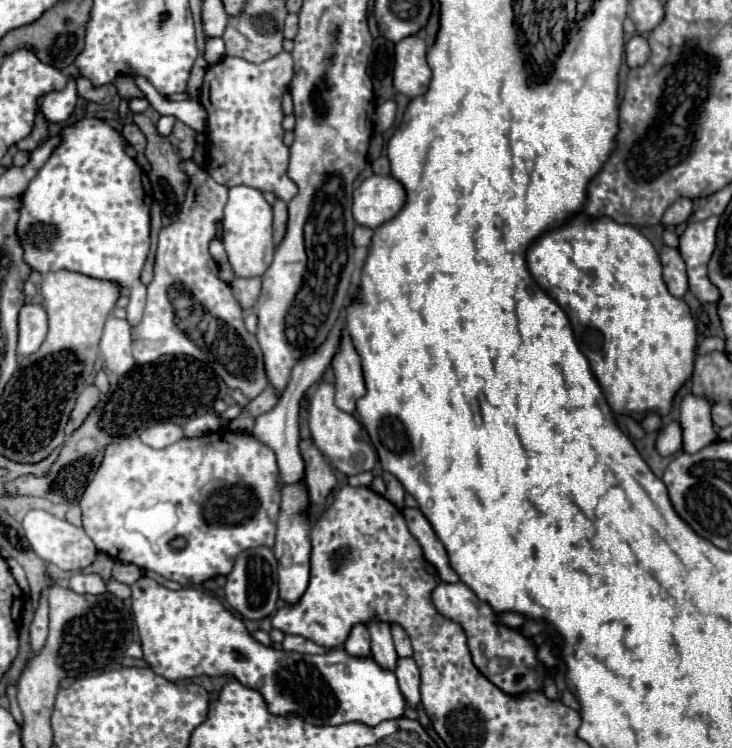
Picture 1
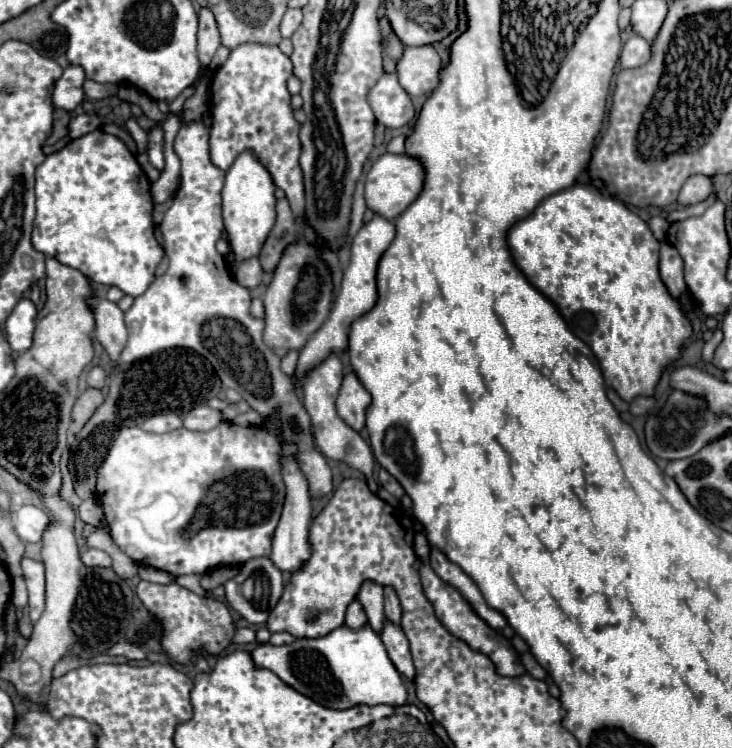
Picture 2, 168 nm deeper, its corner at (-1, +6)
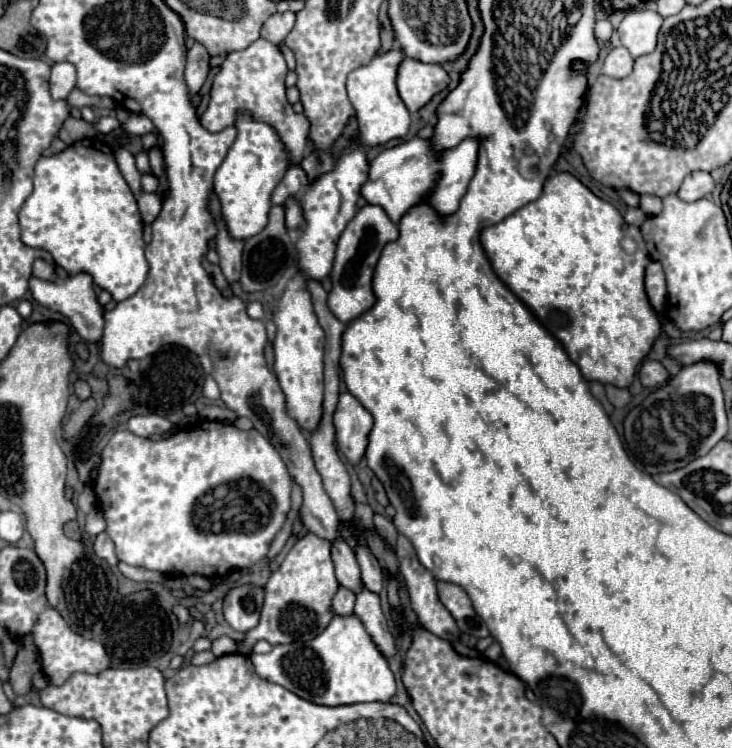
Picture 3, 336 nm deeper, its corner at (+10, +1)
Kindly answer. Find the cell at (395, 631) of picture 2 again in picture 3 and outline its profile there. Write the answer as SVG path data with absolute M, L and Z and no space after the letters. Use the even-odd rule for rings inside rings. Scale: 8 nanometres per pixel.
M363 590L361 594L357 594L357 602L355 602L355 616L363 622L365 630L369 632L369 636L373 638L373 642L377 644L379 652L385 656L385 658L391 658L397 654L397 648L395 648L395 638L393 634L389 632L389 626L387 626L387 618L381 610L381 604L379 604L379 596L369 592L369 590Z

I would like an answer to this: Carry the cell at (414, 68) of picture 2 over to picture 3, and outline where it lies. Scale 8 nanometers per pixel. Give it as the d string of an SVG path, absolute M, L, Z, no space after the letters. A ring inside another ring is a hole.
M403 58L397 70L397 90L409 112L425 106L437 92L449 84L447 72L439 64L423 64L413 58Z

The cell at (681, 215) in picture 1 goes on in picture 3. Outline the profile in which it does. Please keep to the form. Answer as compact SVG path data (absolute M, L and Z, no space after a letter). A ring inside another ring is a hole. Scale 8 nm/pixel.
M693 172L683 180L677 196L685 202L697 202L701 198L707 198L711 194L713 186L715 184L713 184L713 178L709 172Z

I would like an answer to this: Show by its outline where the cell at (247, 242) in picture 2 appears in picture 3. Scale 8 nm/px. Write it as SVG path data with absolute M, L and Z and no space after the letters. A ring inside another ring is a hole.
M239 114L235 126L239 134L229 148L223 164L217 168L215 192L221 202L221 216L229 236L233 240L247 240L259 234L267 224L271 192L287 172L287 154L277 132L271 126L257 122L247 114Z

